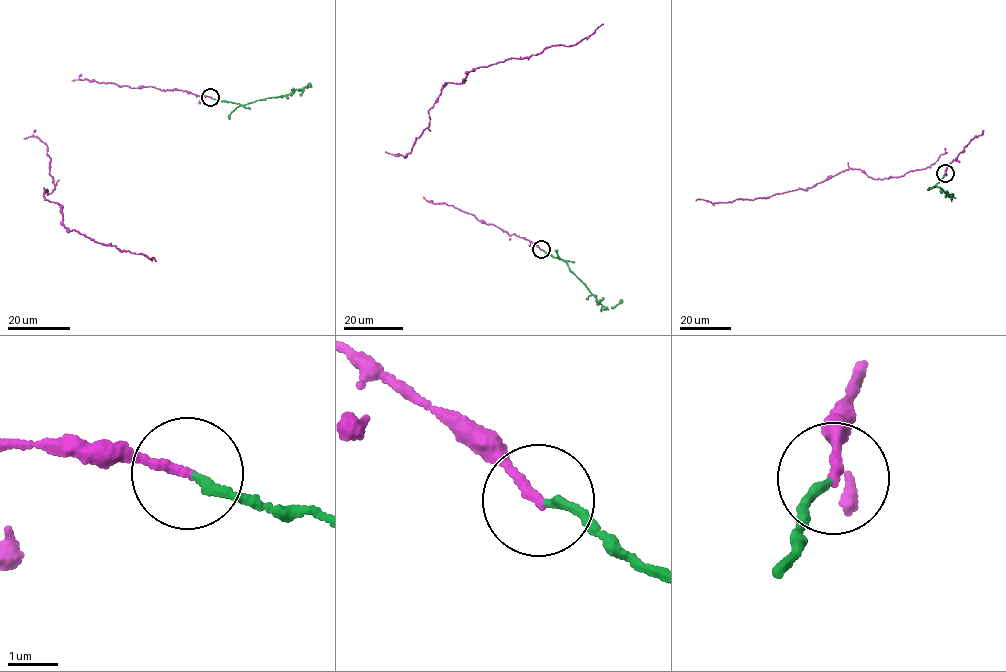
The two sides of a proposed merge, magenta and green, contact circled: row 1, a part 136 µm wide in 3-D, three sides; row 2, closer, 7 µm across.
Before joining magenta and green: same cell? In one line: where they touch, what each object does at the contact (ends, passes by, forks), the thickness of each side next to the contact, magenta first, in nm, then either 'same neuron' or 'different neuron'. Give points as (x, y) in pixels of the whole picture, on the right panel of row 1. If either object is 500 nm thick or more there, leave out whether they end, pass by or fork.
place (945, 173); magenta ends; green ends; calibres 170 and 170 nm; different neuron

